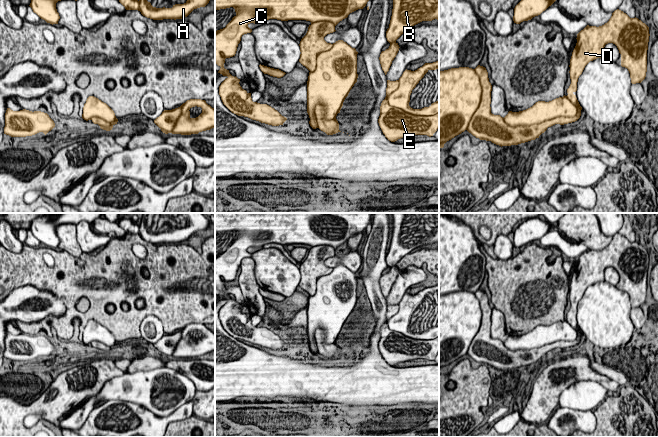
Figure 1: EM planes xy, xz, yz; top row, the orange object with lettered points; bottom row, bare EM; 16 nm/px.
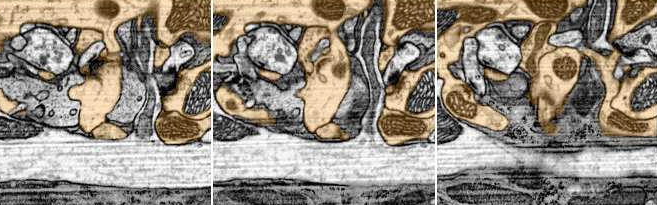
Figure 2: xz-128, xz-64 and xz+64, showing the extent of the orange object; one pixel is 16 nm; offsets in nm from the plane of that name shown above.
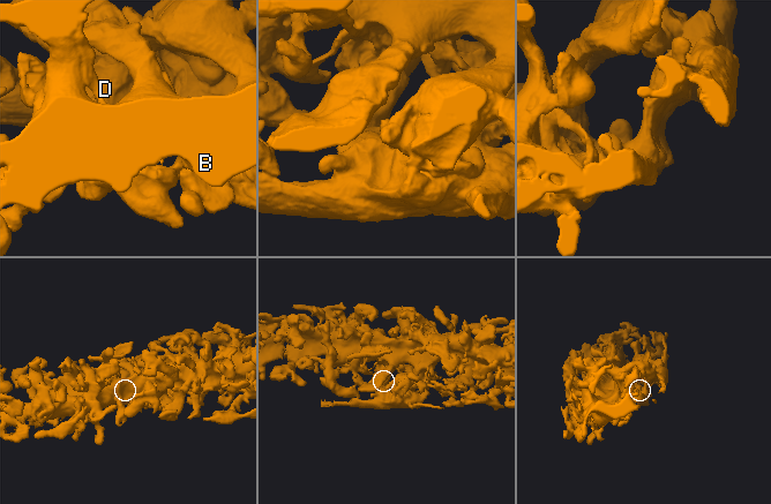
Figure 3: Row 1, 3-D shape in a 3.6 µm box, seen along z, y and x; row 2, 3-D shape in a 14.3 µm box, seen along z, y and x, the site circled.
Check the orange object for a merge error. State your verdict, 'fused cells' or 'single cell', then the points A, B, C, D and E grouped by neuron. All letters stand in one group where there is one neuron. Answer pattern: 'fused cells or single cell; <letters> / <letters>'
fused cells; A B C / D E

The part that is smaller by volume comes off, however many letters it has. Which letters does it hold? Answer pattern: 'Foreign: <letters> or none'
Foreign: D, E

